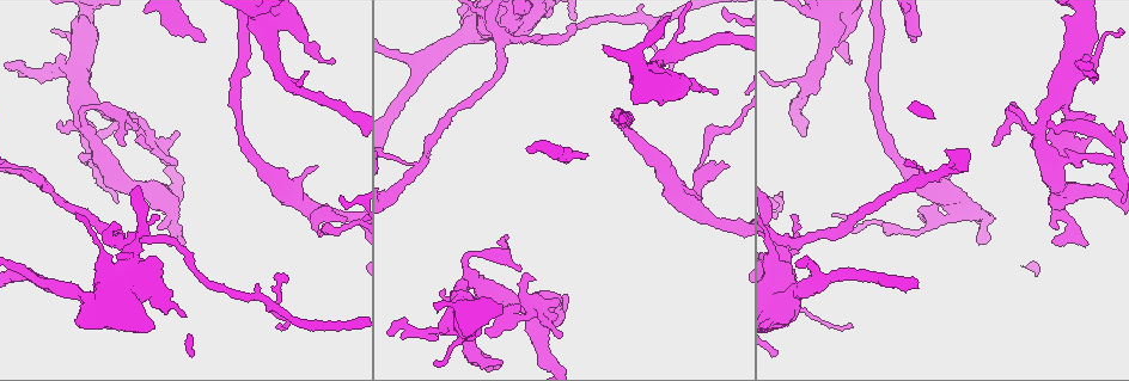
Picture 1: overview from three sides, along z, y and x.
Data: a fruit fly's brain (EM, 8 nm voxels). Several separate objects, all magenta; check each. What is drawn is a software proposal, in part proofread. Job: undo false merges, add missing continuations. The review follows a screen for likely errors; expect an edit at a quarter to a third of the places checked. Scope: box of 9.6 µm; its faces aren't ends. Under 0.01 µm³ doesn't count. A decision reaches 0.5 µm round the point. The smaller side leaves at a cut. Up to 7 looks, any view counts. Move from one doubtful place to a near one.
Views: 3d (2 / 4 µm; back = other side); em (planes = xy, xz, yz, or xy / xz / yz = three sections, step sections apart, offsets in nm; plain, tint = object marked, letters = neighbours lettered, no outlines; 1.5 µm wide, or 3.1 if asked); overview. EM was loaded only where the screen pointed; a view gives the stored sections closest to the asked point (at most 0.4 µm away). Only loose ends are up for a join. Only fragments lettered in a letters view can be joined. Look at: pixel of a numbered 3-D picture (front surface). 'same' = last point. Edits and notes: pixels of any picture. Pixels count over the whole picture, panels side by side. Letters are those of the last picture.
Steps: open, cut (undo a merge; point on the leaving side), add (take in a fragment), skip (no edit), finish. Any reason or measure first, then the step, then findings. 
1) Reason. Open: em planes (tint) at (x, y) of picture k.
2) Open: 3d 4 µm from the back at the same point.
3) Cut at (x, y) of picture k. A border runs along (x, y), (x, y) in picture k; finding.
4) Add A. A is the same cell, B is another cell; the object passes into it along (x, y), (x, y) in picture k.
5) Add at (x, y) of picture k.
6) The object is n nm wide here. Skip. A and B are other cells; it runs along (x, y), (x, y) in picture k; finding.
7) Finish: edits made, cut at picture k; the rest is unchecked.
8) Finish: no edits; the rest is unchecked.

Open: 3d 4 µm at (849, 63) of picture 1.

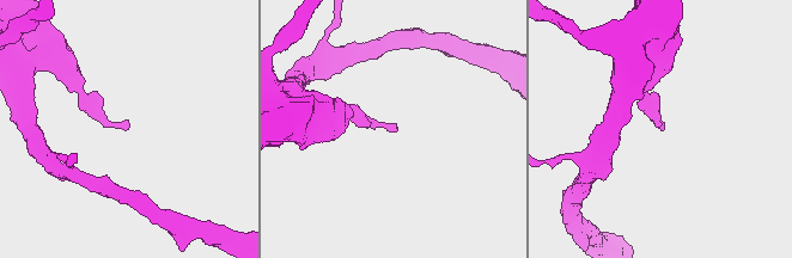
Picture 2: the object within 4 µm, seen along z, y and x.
Open: em planes (letters) at (394, 129) of picture 2.

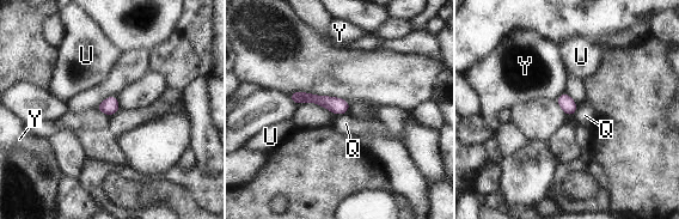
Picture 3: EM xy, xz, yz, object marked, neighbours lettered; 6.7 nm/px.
The object is 100 nm wide here. Skip. Q, U and Y are other cells; no lettered fragment goes on from it.

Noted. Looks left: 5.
Free end. Open: 3d 2 µm at (278, 328) of picture 1.

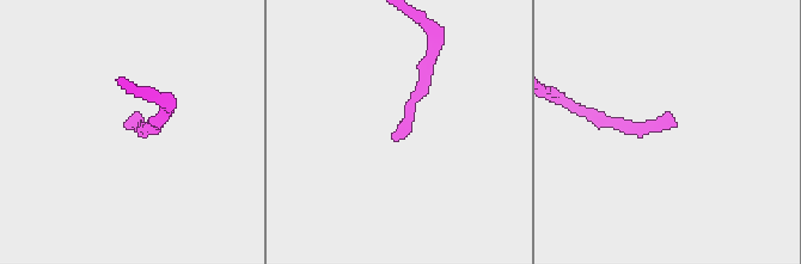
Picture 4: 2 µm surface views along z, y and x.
Shape alone is not enough. Open: em yz step 8 (letters) at (676, 125) of picture 4.

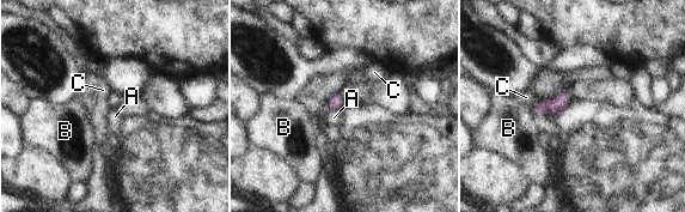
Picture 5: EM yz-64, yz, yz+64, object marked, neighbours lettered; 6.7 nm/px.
The object is 90 nm wide here. Skip. A, B and C are other cells; it runs along (567, 94), (554, 106), (533, 109) in picture 5; no lettered fragment goes on from it.

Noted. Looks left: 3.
Stops while still wide. Open: 3d 4 µm at (1054, 227) of picture 1.

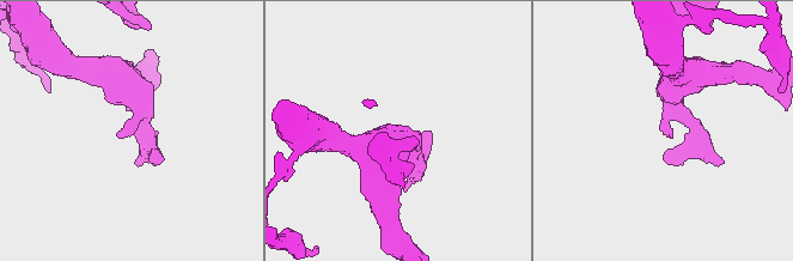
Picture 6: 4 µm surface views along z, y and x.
Now the EM. Open: em planes (letters) at (122, 136) of picture 6.

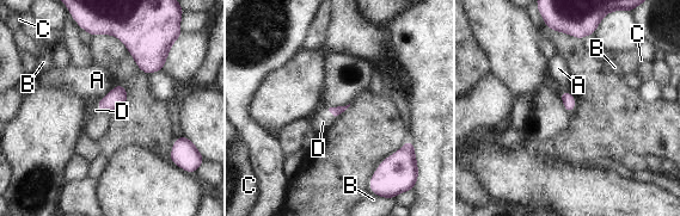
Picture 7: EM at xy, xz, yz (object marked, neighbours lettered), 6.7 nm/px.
Add D. D is the same cell, A, B and C are other cells; the object passes into it along (338, 110), (331, 112), (323, 122) in picture 7; it goes on there.

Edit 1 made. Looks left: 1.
Finish: edits made, add at picture 7; the rest is unchecked.

